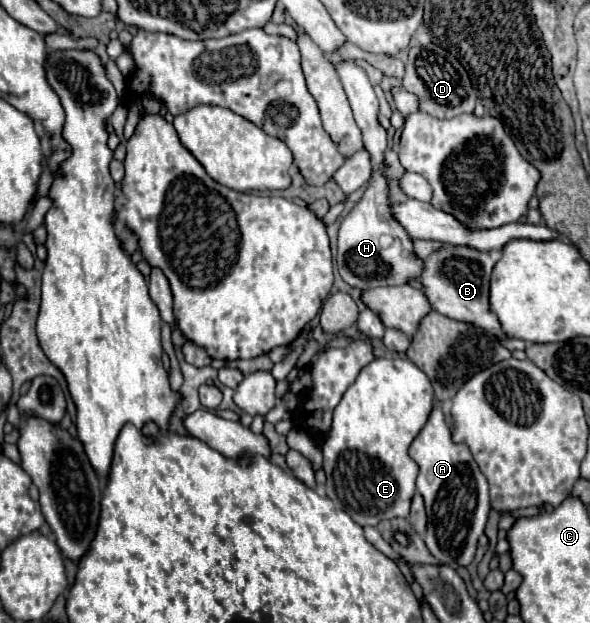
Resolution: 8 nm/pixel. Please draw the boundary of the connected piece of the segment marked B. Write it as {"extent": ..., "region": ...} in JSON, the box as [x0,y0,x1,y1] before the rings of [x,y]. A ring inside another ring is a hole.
{"extent":[421,245,509,339],"region":[[[445,245],[439,251],[431,253],[425,259],[425,263],[427,263],[427,267],[423,269],[421,283],[425,285],[425,295],[437,313],[451,317],[455,321],[471,323],[499,339],[509,339],[503,333],[497,315],[489,307],[489,275],[495,265],[493,255],[475,251],[469,247]]]}

